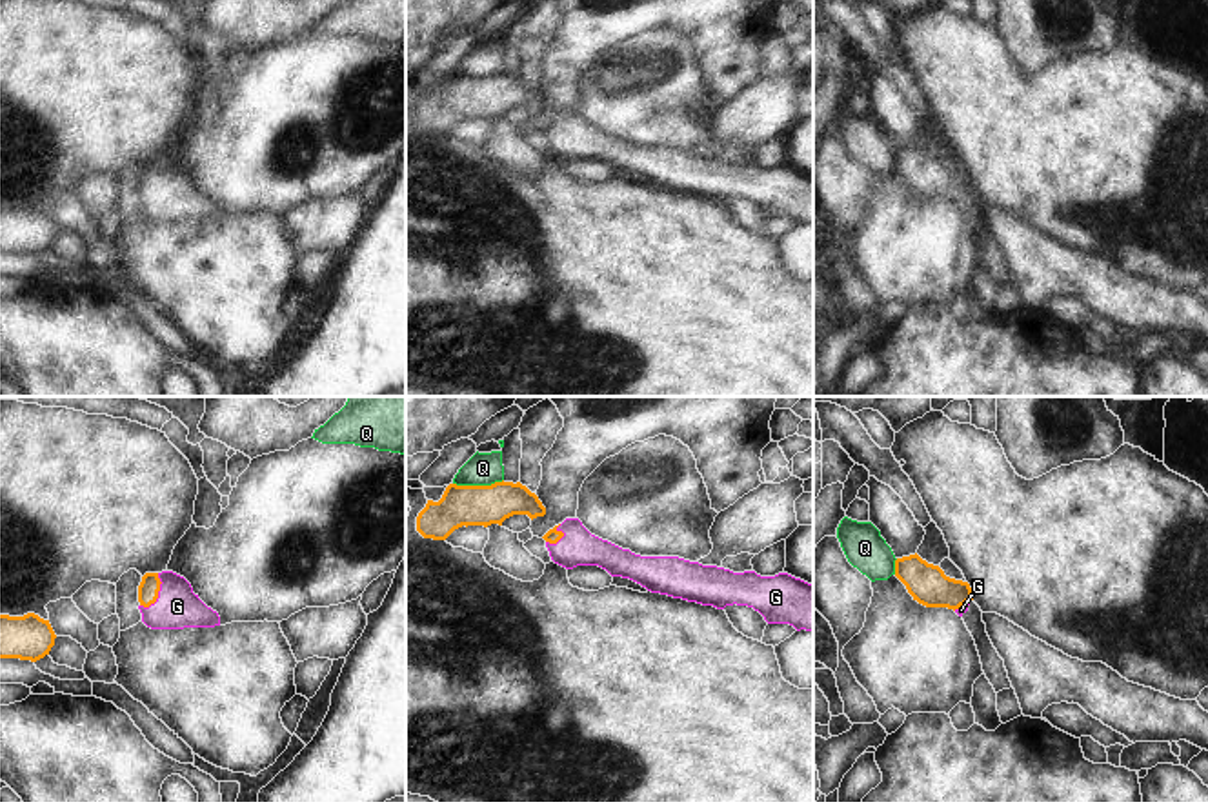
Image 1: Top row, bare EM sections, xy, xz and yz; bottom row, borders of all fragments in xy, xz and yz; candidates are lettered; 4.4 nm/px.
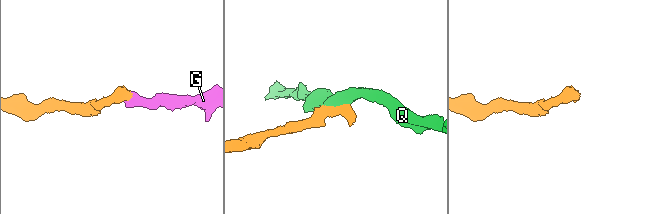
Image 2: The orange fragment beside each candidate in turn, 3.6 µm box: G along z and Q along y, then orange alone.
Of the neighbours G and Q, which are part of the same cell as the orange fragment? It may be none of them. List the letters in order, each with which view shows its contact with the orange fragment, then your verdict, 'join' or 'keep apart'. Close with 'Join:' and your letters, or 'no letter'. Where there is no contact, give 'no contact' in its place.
G: contact in xy; join
Q: contact in xz; keep apart
Join: G

